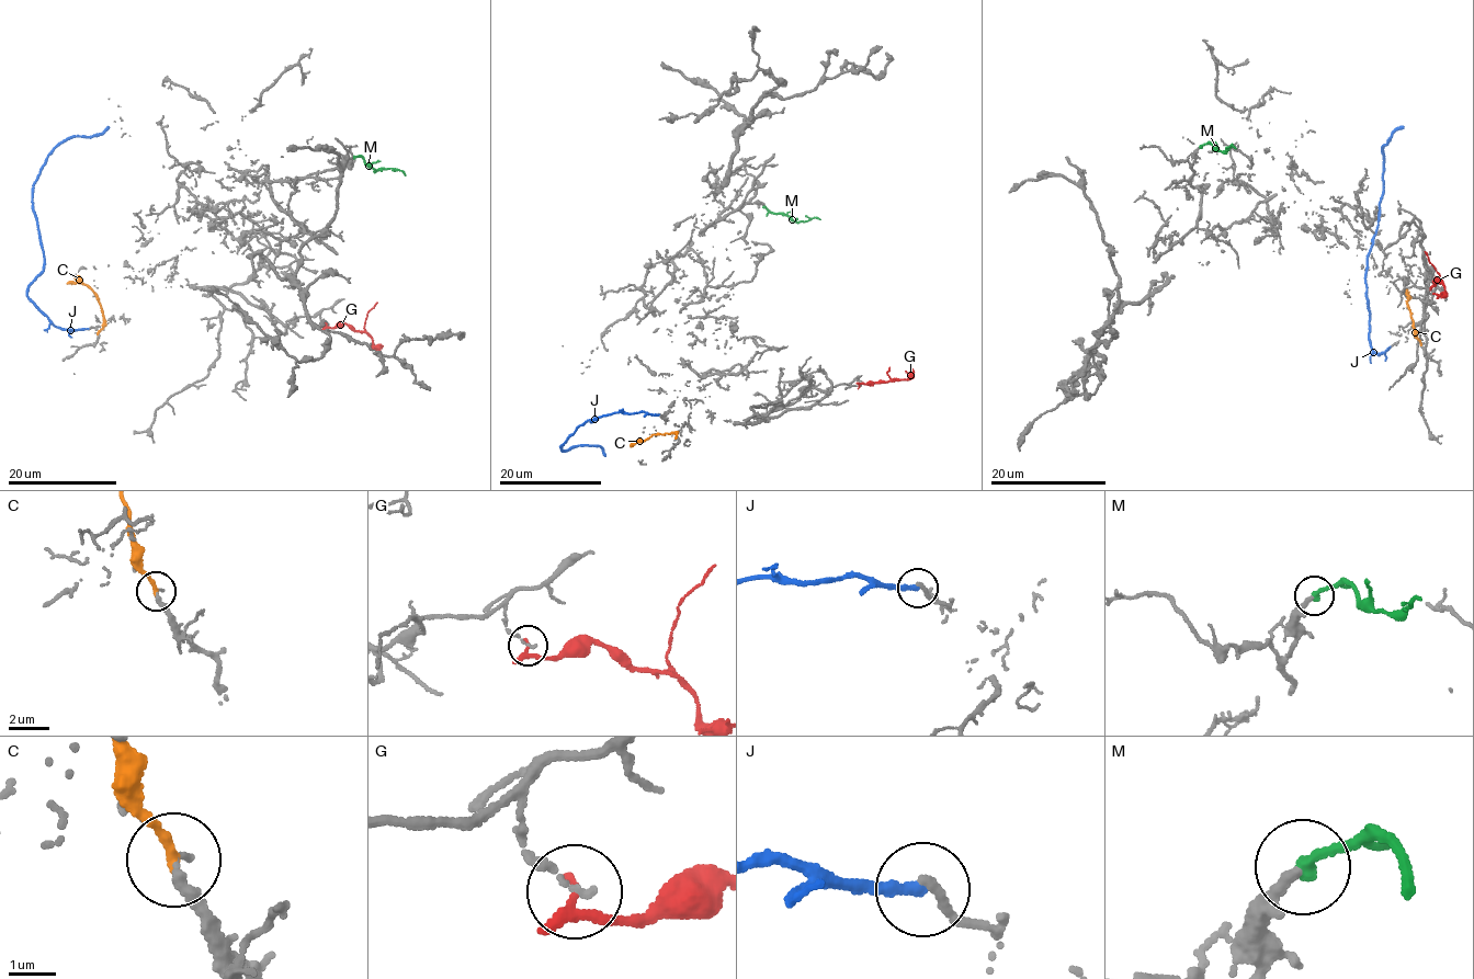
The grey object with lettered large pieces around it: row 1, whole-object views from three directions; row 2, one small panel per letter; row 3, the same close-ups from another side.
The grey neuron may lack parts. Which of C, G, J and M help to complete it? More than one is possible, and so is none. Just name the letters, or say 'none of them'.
M

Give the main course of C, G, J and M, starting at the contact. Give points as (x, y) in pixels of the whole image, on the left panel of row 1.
C: (98, 333), (103, 314), (94, 293), (83, 284), (67, 284)
G: (326, 325), (337, 328), (348, 323), (363, 331), (367, 314), (377, 303)
J: (88, 328), (56, 327), (27, 296), (29, 284), (44, 262), (32, 188), (46, 156), (60, 144), (109, 128)
M: (354, 157), (361, 157), (371, 168), (394, 168), (406, 175)

